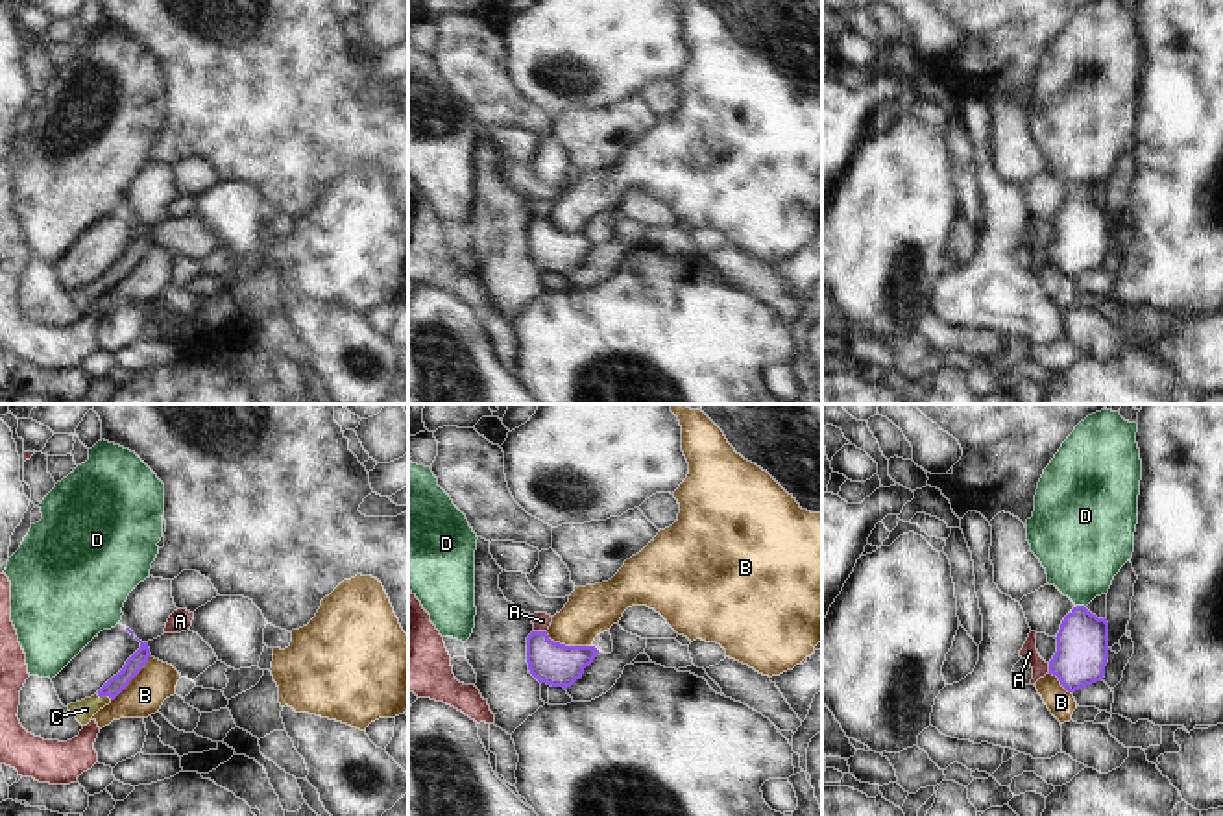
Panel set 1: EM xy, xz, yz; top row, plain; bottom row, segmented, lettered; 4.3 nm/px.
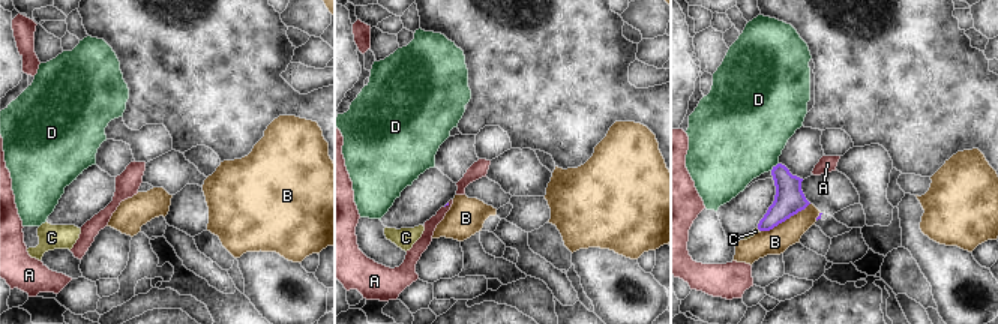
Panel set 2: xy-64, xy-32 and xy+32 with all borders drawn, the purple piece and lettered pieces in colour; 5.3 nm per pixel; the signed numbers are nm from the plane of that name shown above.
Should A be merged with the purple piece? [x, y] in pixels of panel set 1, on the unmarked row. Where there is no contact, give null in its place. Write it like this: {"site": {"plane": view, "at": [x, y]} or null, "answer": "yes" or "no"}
{"site": {"plane": "xz", "at": [540, 218]}, "answer": "no"}

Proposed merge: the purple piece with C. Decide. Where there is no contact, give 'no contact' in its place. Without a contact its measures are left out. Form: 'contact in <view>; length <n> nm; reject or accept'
contact in xy; length 70 nm; accept

